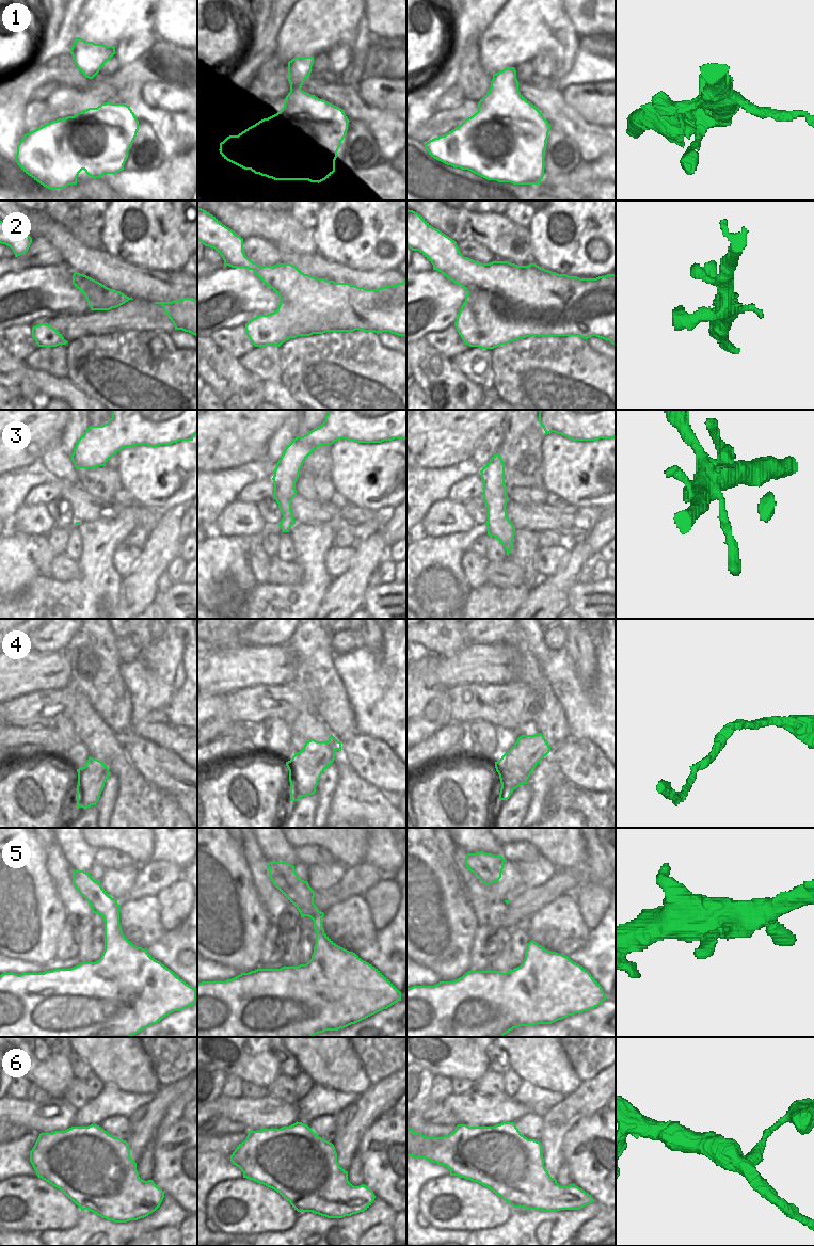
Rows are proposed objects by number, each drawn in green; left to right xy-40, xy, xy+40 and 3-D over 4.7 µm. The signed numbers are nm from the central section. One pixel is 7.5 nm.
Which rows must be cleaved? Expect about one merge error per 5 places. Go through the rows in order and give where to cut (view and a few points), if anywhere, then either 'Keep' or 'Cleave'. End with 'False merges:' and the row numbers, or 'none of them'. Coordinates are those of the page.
1: No split. Keep
2: No split. Keep
3: No split. Keep
4: No split. Keep
5: No split. Keep
6: No split. Keep
False merges: none of them.

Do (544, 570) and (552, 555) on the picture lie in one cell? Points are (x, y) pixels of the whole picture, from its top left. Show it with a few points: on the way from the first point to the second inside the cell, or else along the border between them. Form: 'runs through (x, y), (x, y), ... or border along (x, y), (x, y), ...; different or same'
runs through (545, 566), (548, 558); same

